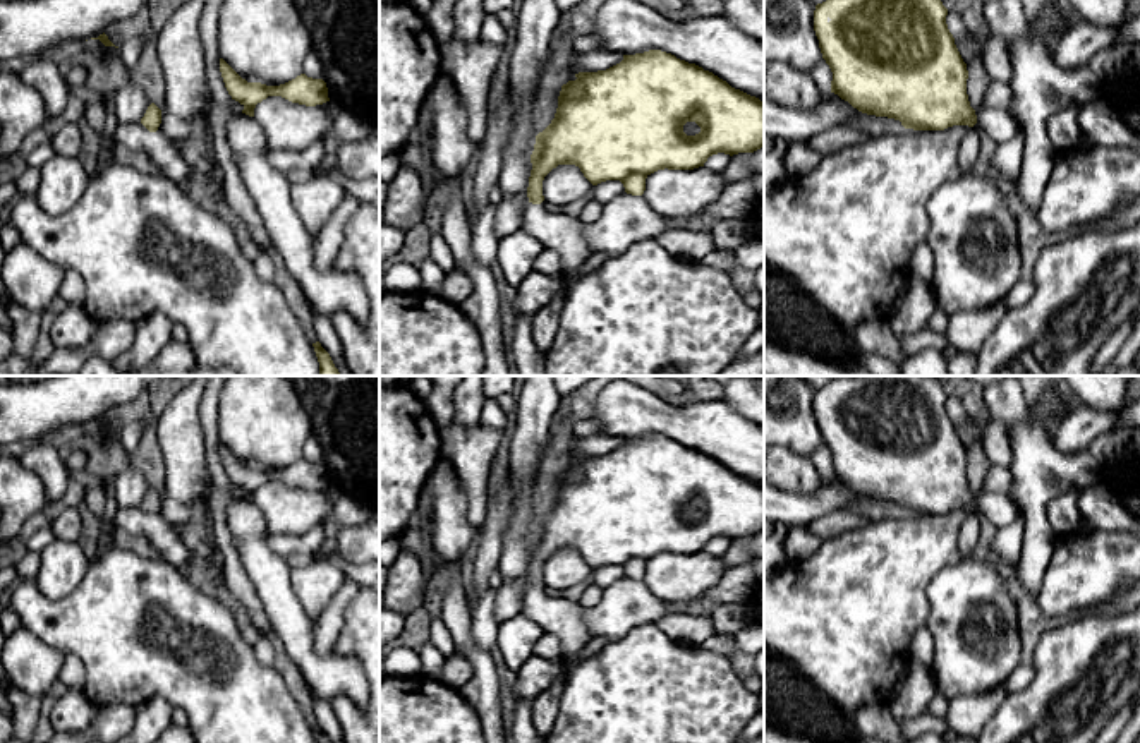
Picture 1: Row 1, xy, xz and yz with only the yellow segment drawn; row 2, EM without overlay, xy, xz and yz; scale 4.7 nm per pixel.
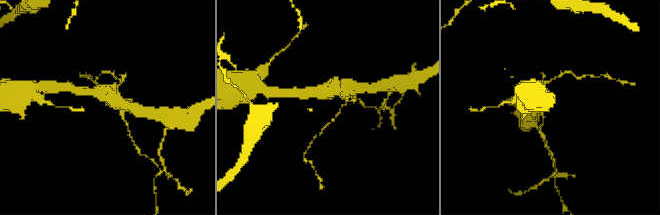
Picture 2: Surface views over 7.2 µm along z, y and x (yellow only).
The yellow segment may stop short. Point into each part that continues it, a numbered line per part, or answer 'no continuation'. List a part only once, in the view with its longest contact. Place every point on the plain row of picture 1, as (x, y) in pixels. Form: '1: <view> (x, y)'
1: xz (563, 620)

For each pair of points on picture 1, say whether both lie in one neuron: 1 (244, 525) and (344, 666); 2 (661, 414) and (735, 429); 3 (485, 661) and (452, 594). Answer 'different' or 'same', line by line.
1: same
2: same
3: same

